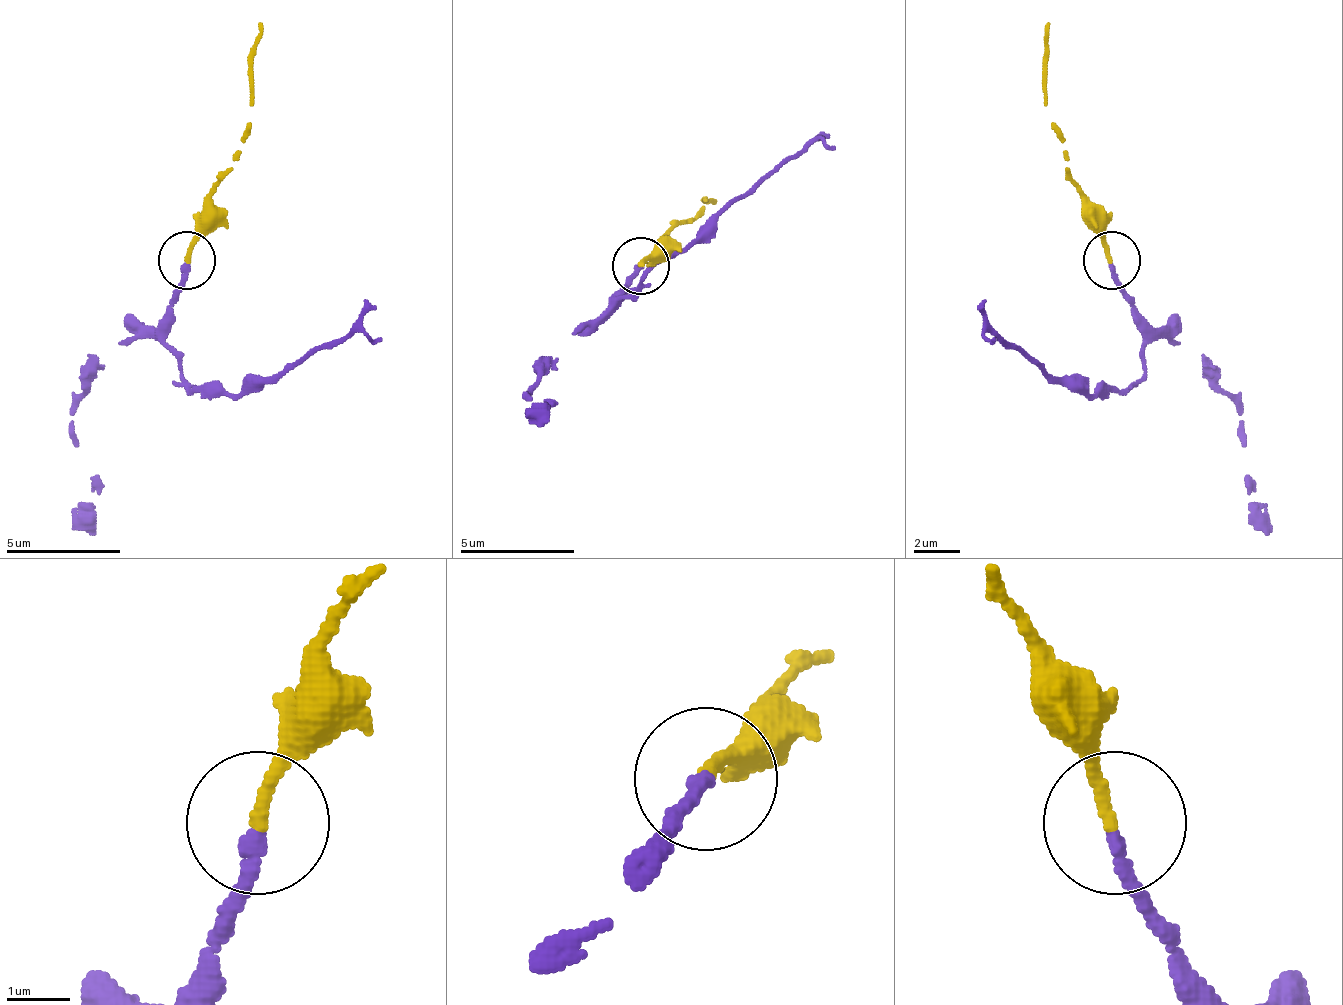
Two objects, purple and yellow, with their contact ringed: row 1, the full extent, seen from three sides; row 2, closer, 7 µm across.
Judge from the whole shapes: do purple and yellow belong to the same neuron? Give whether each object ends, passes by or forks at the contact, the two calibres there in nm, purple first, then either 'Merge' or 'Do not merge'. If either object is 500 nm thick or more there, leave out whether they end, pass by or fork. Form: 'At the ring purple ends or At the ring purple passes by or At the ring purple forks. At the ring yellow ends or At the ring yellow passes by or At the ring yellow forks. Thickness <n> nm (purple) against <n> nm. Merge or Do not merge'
At the ring purple ends. At the ring yellow ends. Thickness 200 nm (purple) against 200 nm. Merge

